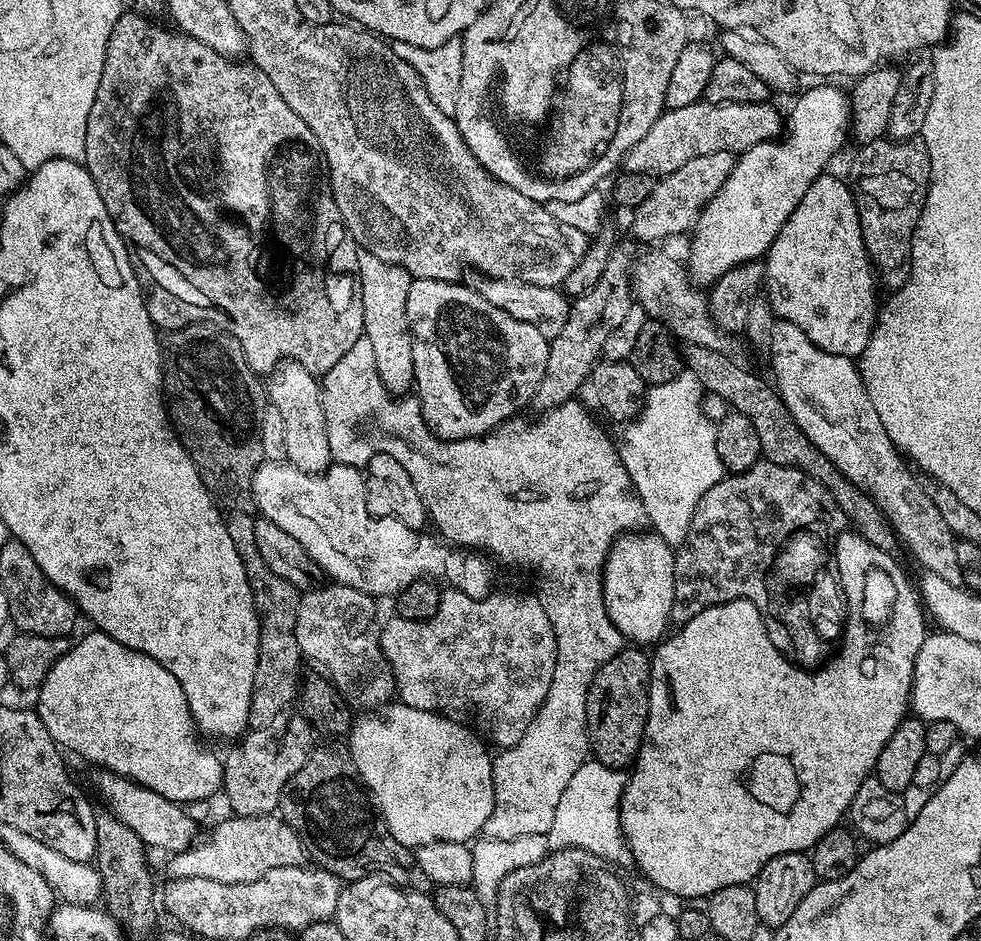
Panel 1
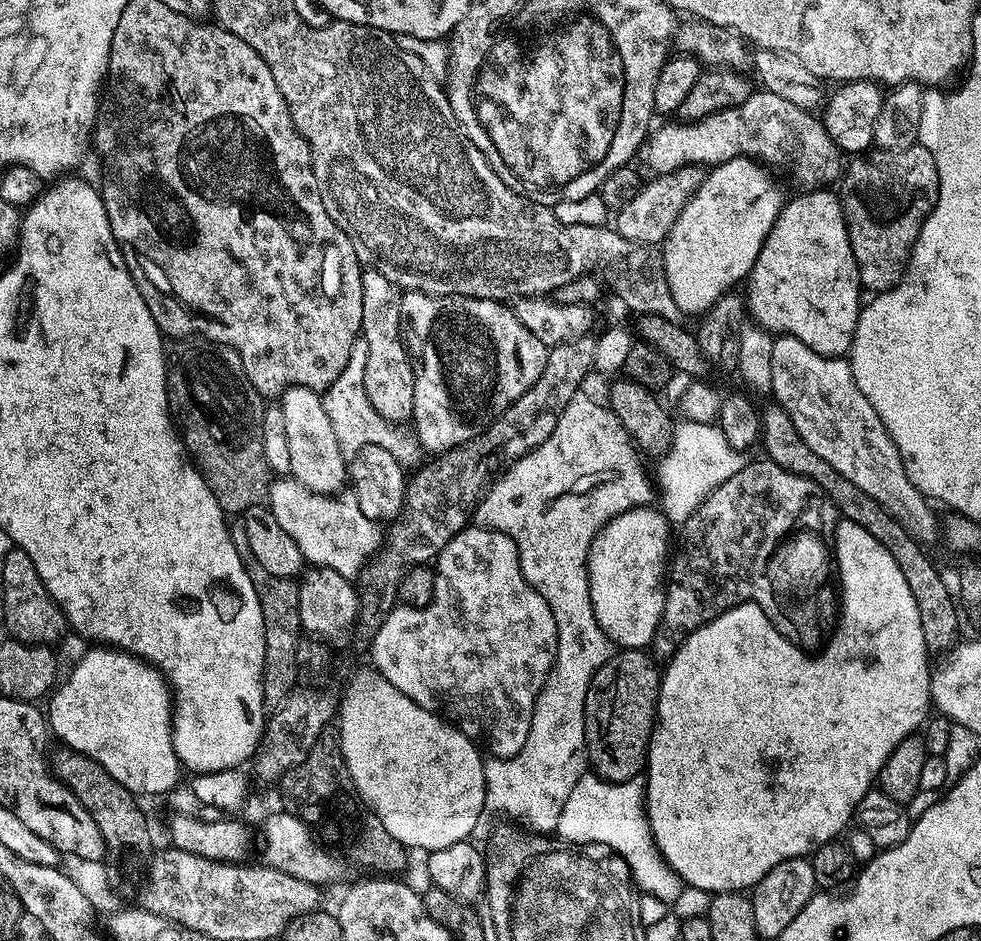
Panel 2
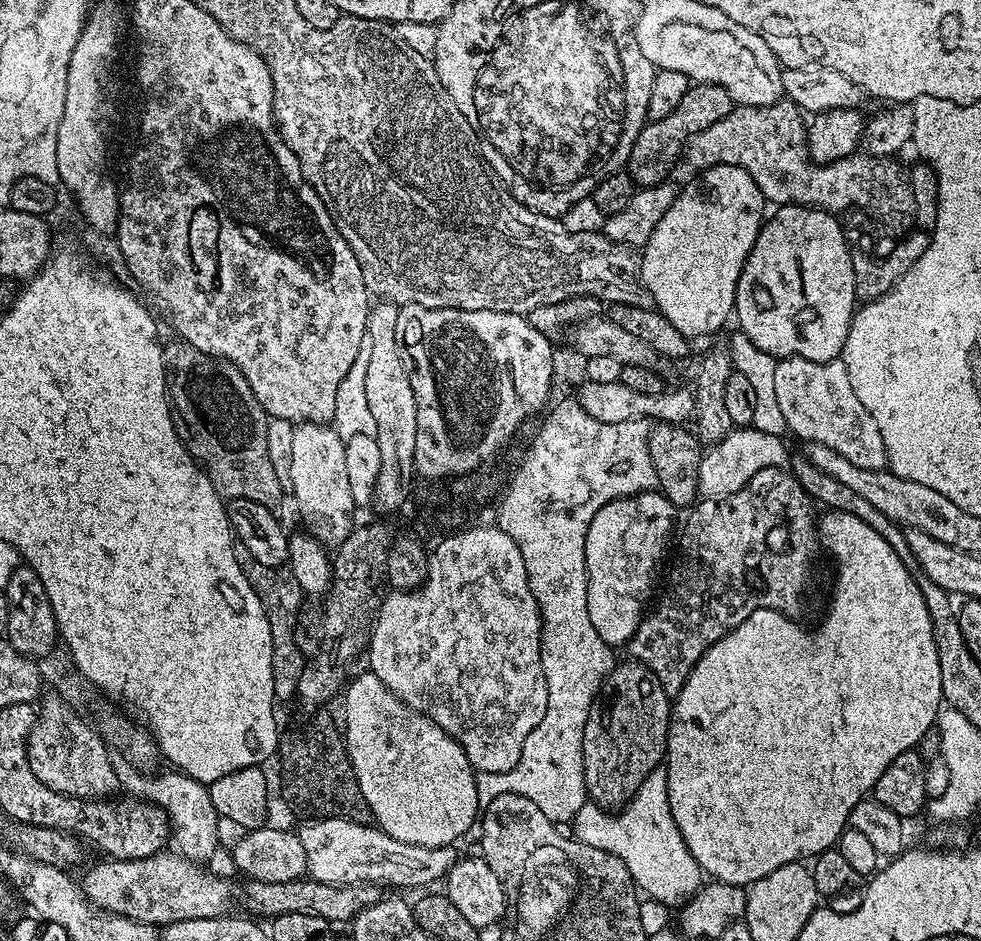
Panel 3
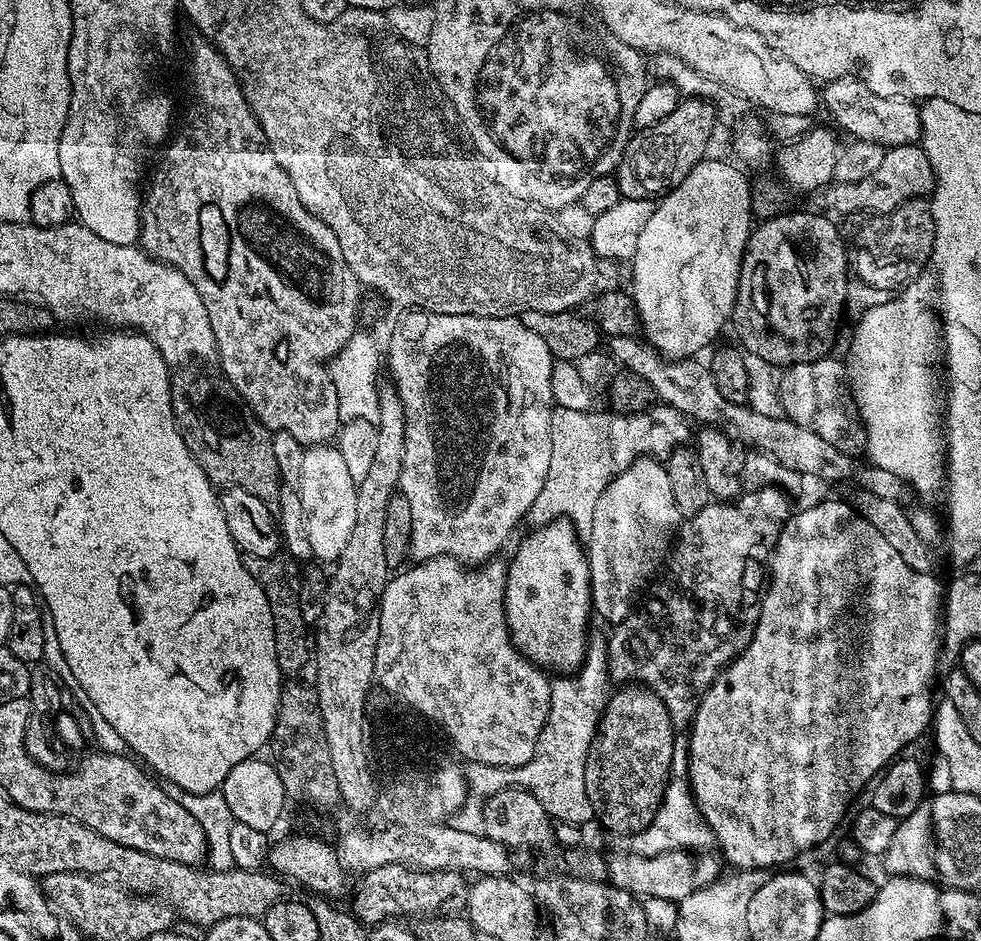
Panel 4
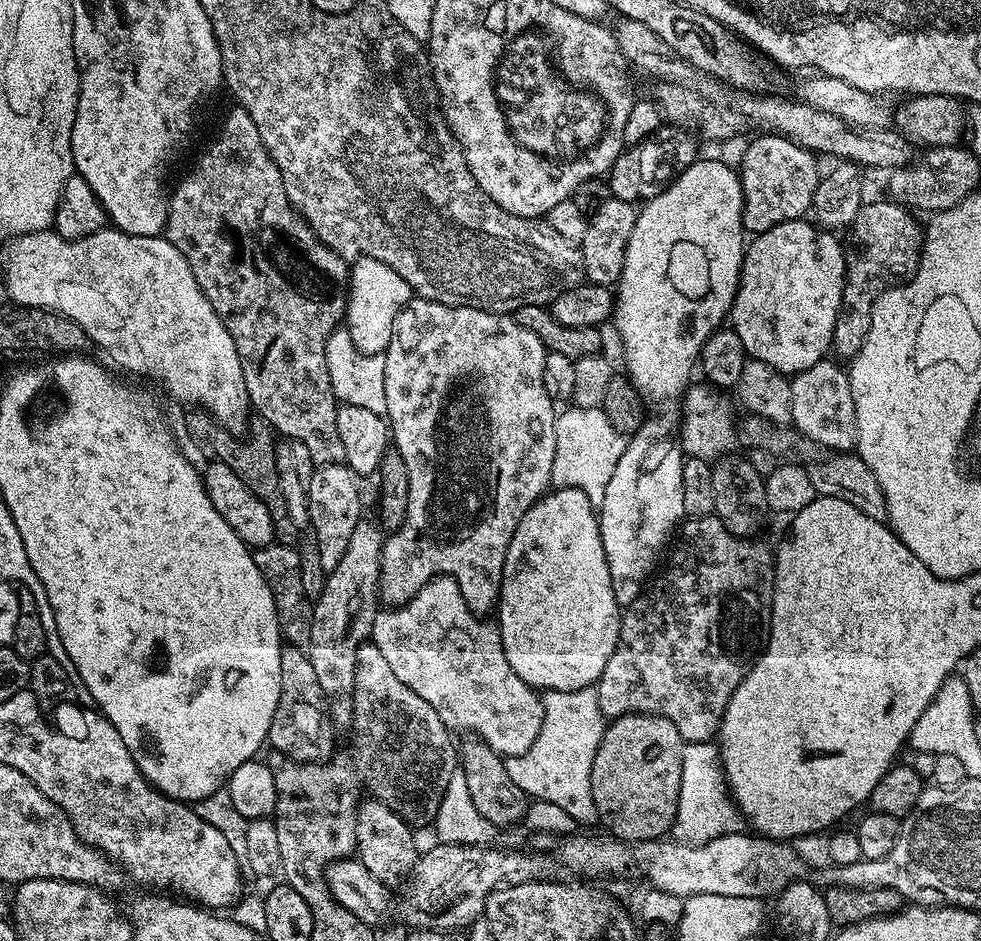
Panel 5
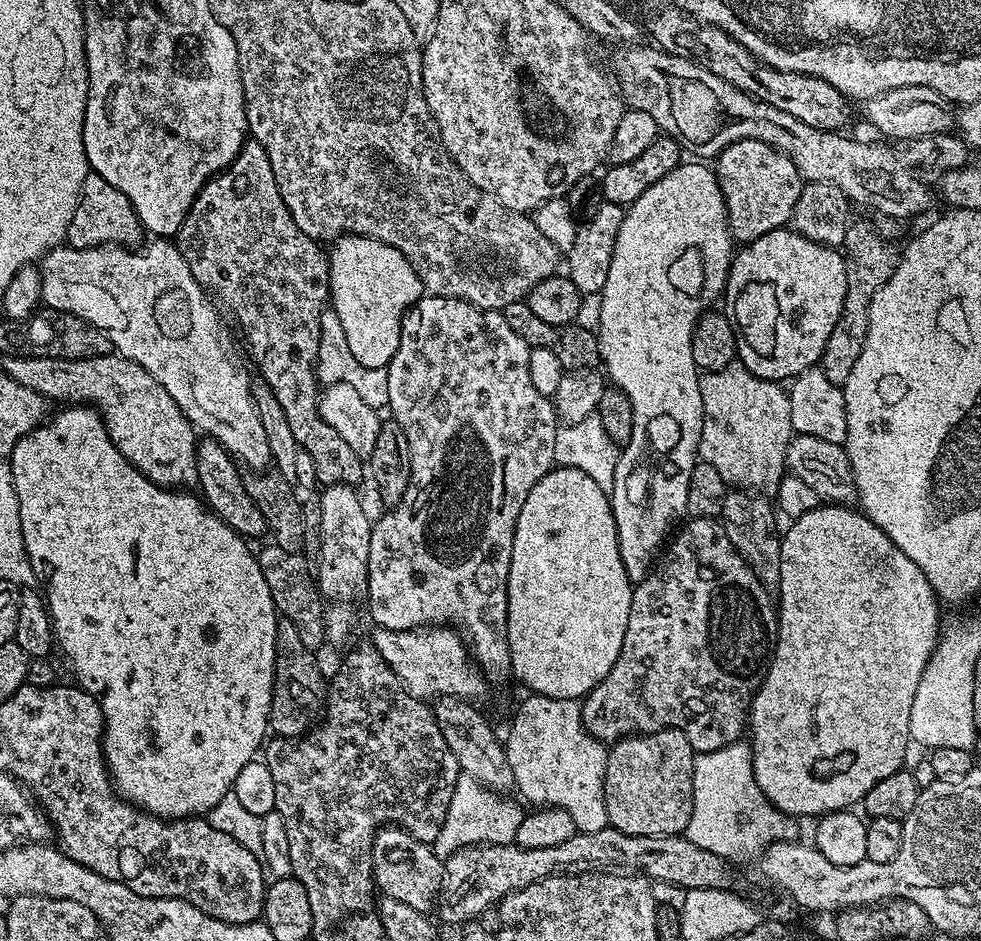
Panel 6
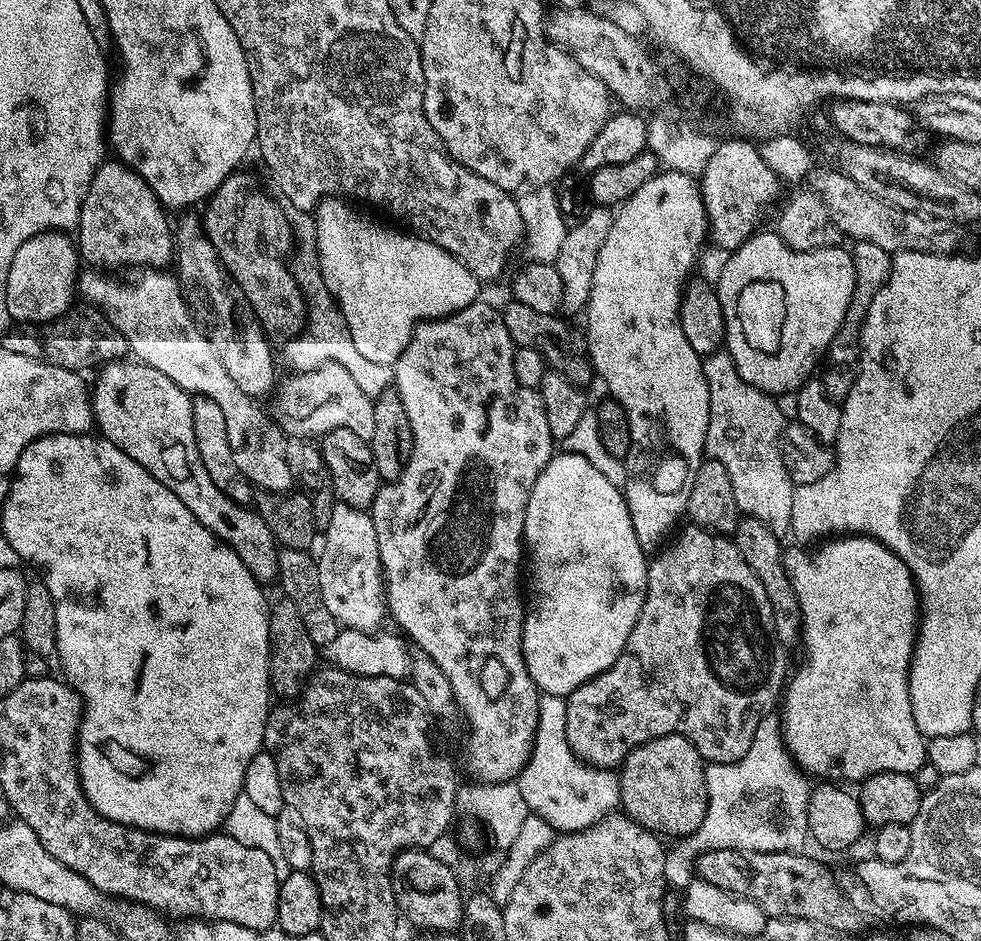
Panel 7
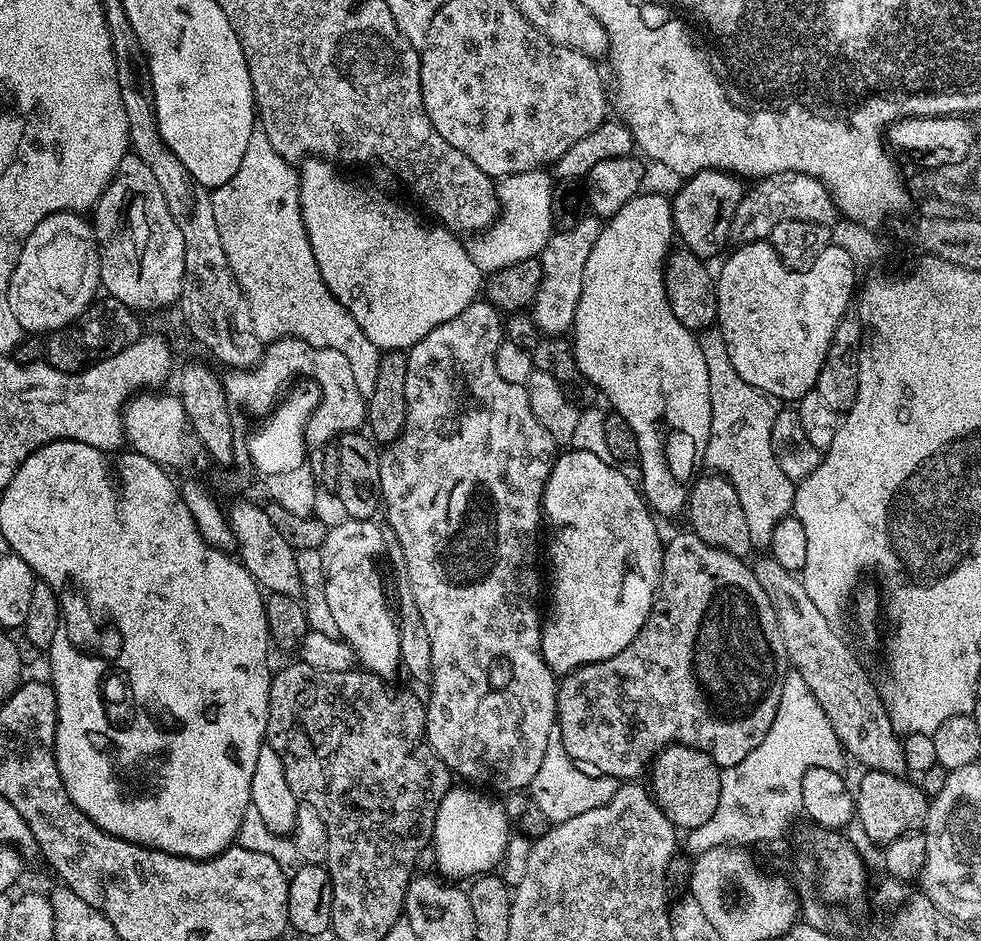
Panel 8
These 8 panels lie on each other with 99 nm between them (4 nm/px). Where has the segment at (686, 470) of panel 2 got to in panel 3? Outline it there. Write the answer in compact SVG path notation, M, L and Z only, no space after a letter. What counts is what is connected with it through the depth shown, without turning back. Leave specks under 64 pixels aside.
M754 426L733 427L732 431L720 443L709 447L701 455L699 495L704 498L711 498L734 494L734 490L742 490L742 486L746 486L746 482L750 482L750 478L754 478L754 474L758 474L758 470L766 470L767 468L787 469L790 464L790 451L788 452L787 446L783 444L784 442L781 437L766 434Z

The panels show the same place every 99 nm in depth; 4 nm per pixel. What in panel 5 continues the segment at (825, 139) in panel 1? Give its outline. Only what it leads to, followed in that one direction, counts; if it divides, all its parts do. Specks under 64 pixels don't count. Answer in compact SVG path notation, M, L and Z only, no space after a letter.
M697 158L662 194L643 201L630 242L626 242L622 274L614 285L614 325L624 351L623 371L649 405L679 401L685 395L688 379L692 371L697 371L703 344L732 311L745 251L744 195L733 165L731 168L720 160Z

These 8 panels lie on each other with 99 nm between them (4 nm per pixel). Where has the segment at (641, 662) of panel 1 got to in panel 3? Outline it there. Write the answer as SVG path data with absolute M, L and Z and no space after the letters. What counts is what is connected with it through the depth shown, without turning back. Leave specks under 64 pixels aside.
M629 659L627 663L617 663L612 673L605 678L600 695L594 698L590 706L586 730L582 734L584 781L588 800L609 810L623 808L634 798L634 794L652 771L665 763L668 750L668 721L672 718L670 693L660 684L658 677L639 660Z

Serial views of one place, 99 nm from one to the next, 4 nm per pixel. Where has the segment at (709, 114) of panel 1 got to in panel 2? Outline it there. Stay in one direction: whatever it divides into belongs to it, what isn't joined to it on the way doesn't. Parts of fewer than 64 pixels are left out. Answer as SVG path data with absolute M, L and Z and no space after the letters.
M756 90L750 98L746 98L746 102L742 102L742 106L718 110L718 114L710 114L702 120L668 122L672 124L665 128L657 127L643 145L642 160L644 156L645 162L653 168L651 171L659 174L685 168L687 164L715 166L747 156L749 160L757 161L769 169L777 168L778 171L785 172L797 184L797 189L824 190L832 186L835 180L837 183L841 179L846 168L846 156L832 141L830 134L826 134L821 117L812 115L816 114L802 106L794 106L794 102L786 102L786 98L778 98L778 94Z

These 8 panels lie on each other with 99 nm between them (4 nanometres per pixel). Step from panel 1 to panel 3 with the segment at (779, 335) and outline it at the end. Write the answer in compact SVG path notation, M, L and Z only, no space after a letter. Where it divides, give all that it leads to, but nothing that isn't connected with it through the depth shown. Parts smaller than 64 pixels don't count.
M797 356L777 359L774 370L774 391L778 397L778 407L786 417L788 432L791 435L801 436L808 444L828 446L830 450L842 454L842 458L854 462L854 466L862 466L866 470L878 470L887 465L888 451L882 442L882 430L878 430L878 422L870 418L870 410L866 410L866 406L858 402L858 394L850 390L850 374L846 374L843 359L832 360L829 364L810 362L806 358Z

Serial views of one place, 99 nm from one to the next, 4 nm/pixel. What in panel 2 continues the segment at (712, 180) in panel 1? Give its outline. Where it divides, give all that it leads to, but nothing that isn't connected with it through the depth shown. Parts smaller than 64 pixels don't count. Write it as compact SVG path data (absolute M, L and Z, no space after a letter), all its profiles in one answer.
M687 164L685 168L679 168L673 172L661 172L653 175L652 181L648 180L626 206L622 206L614 216L616 233L635 244L645 246L660 246L667 240L674 222L678 222L678 214L690 202L690 198L702 186L706 172L703 167L695 164Z

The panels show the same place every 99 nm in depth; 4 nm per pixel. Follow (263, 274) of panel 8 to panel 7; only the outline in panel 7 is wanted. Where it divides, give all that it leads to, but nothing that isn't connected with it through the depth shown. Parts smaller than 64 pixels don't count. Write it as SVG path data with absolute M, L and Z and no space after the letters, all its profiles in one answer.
M304 214L299 217L301 220L294 224L294 245L296 244L296 264L294 260L294 271L296 273L296 281L304 295L304 303L306 305L306 323L299 336L287 341L283 345L284 356L293 364L296 372L309 372L323 364L341 364L346 366L346 370L350 370L350 374L354 377L354 382L358 382L358 386L362 386L362 390L367 396L378 397L382 395L386 389L393 387L394 384L394 368L391 364L379 364L378 362L370 362L361 354L357 347L354 346L354 338L350 338L350 330L346 326L346 318L342 314L342 310L336 305L335 298L330 294L330 290L326 290L326 282L320 273L320 259L316 257L316 218L312 214Z

